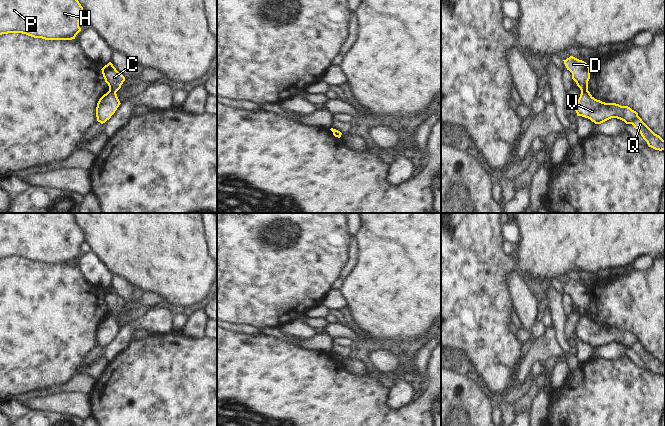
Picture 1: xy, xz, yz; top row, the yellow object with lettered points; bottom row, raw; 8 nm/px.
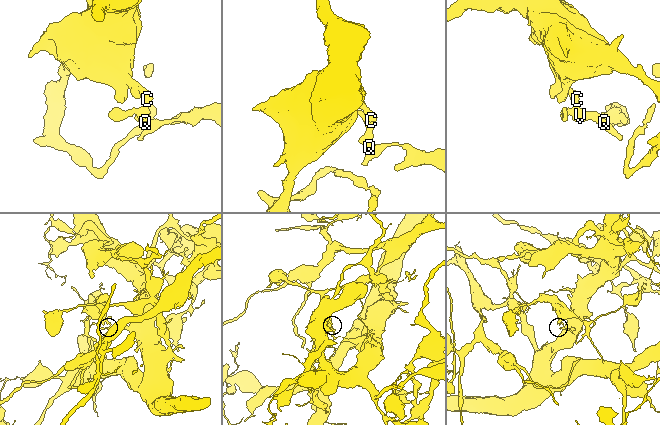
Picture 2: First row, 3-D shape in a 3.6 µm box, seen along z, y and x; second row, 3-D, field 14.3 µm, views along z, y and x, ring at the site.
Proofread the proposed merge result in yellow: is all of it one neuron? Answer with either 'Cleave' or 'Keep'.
Cleave

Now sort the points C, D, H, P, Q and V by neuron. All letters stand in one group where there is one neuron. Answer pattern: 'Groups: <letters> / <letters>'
Groups: C D H P / Q V

